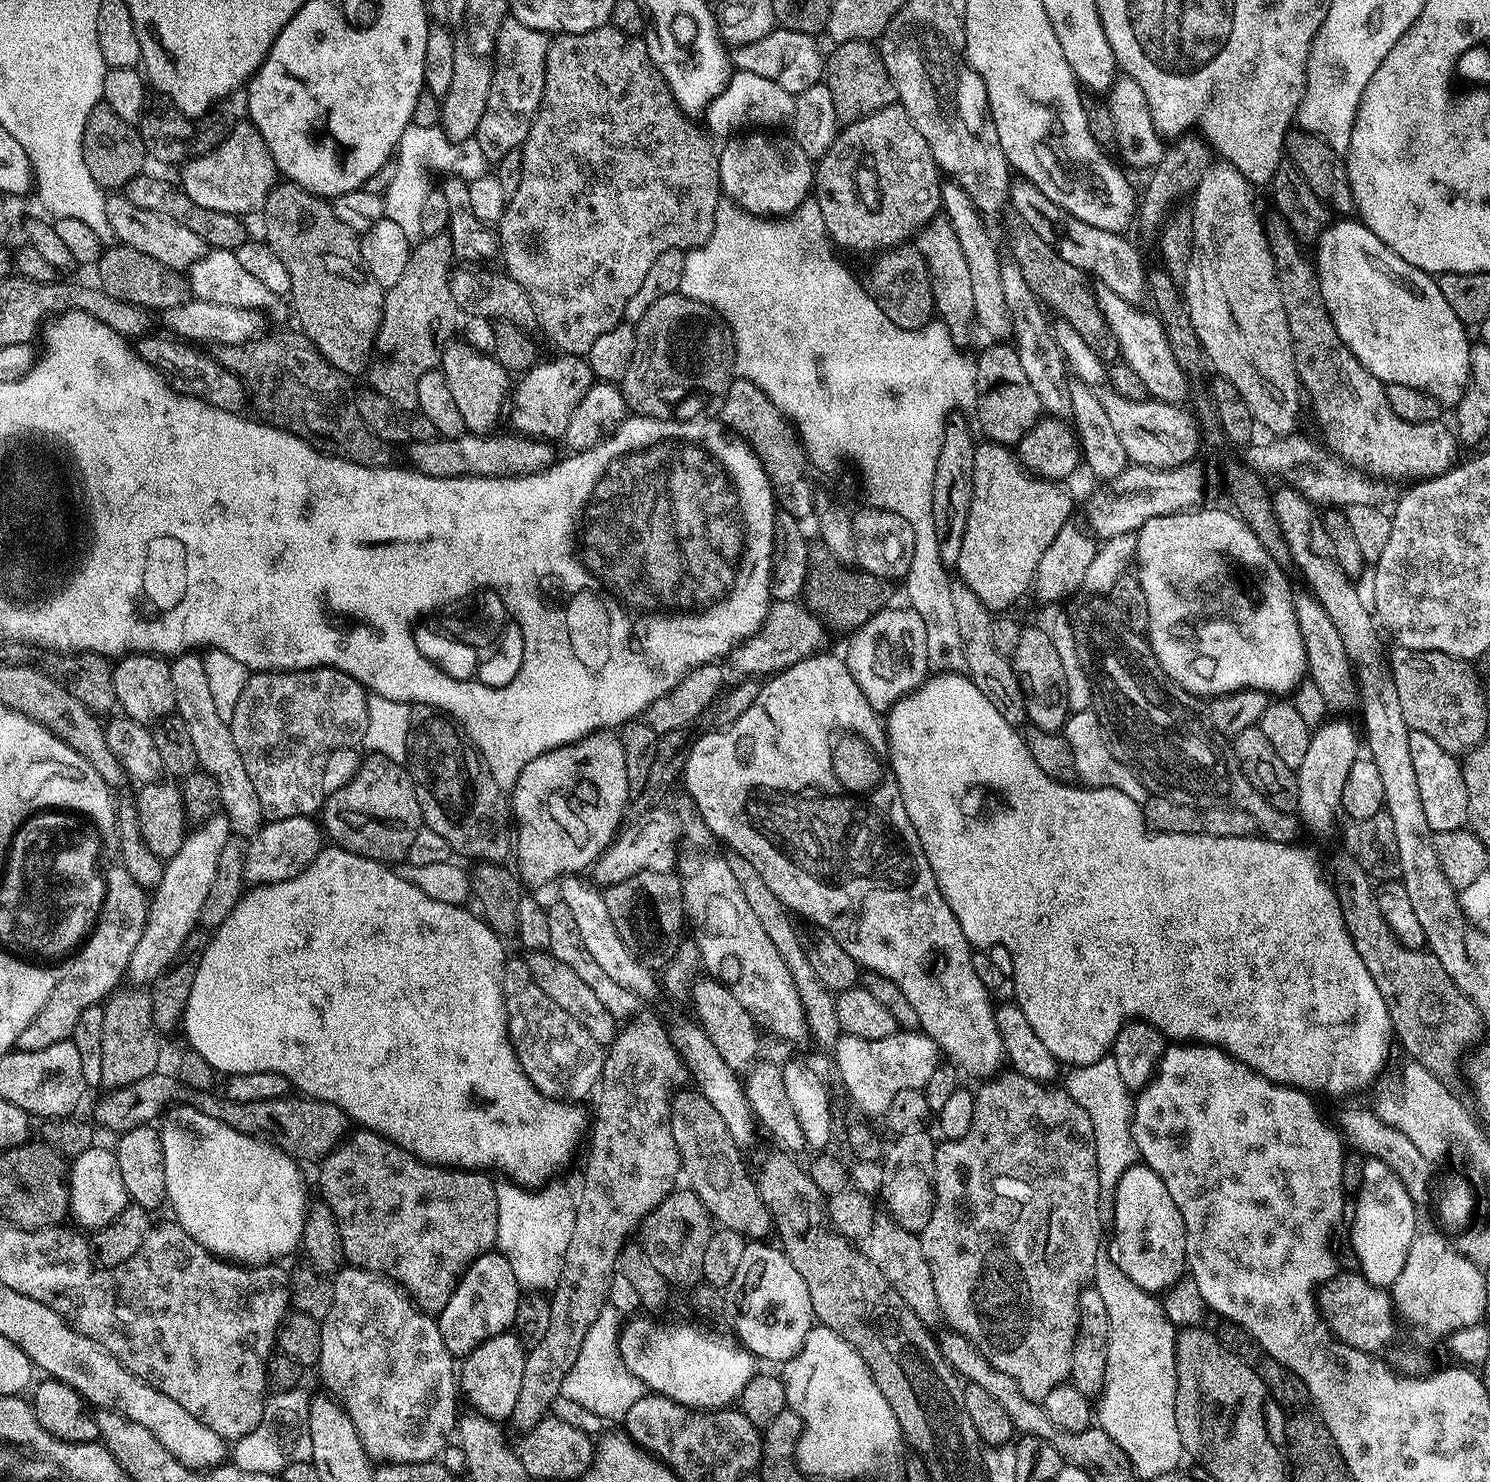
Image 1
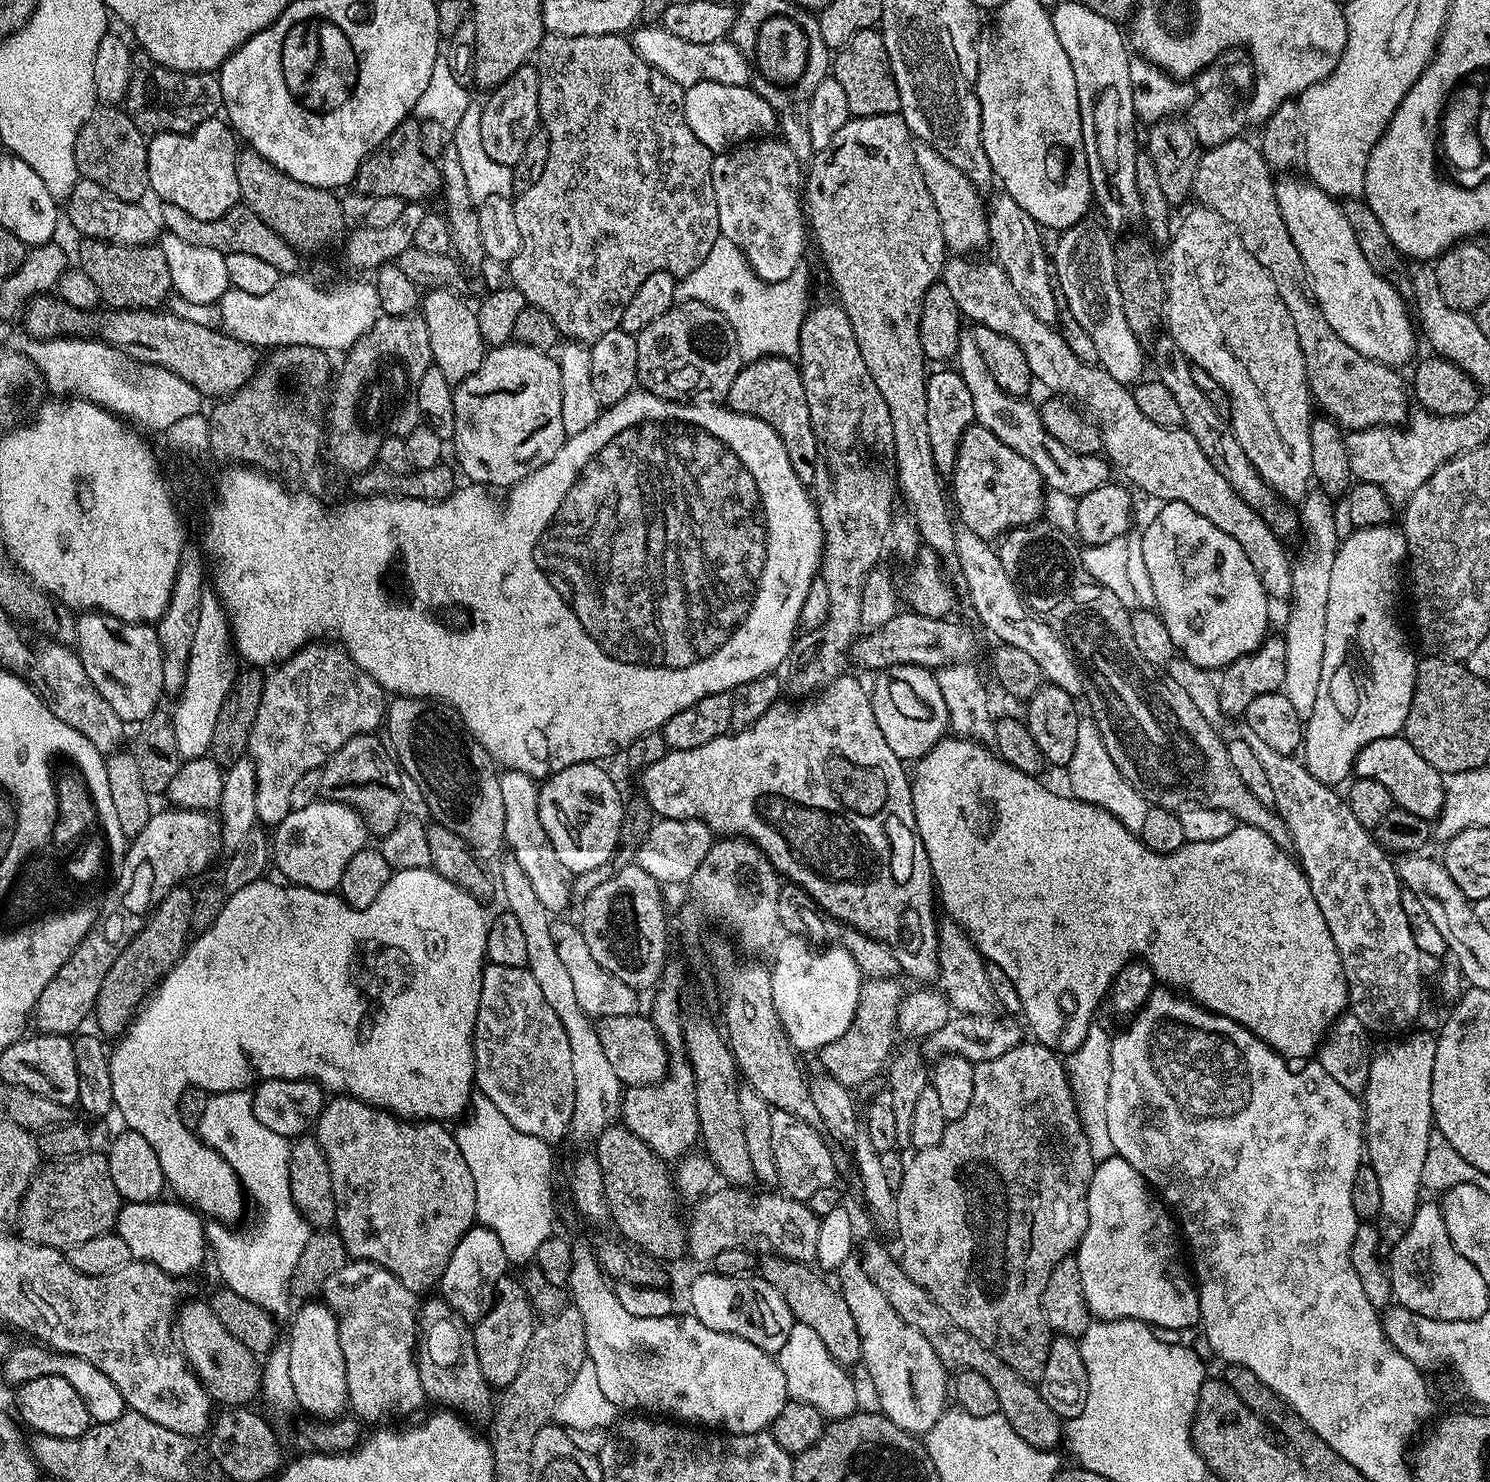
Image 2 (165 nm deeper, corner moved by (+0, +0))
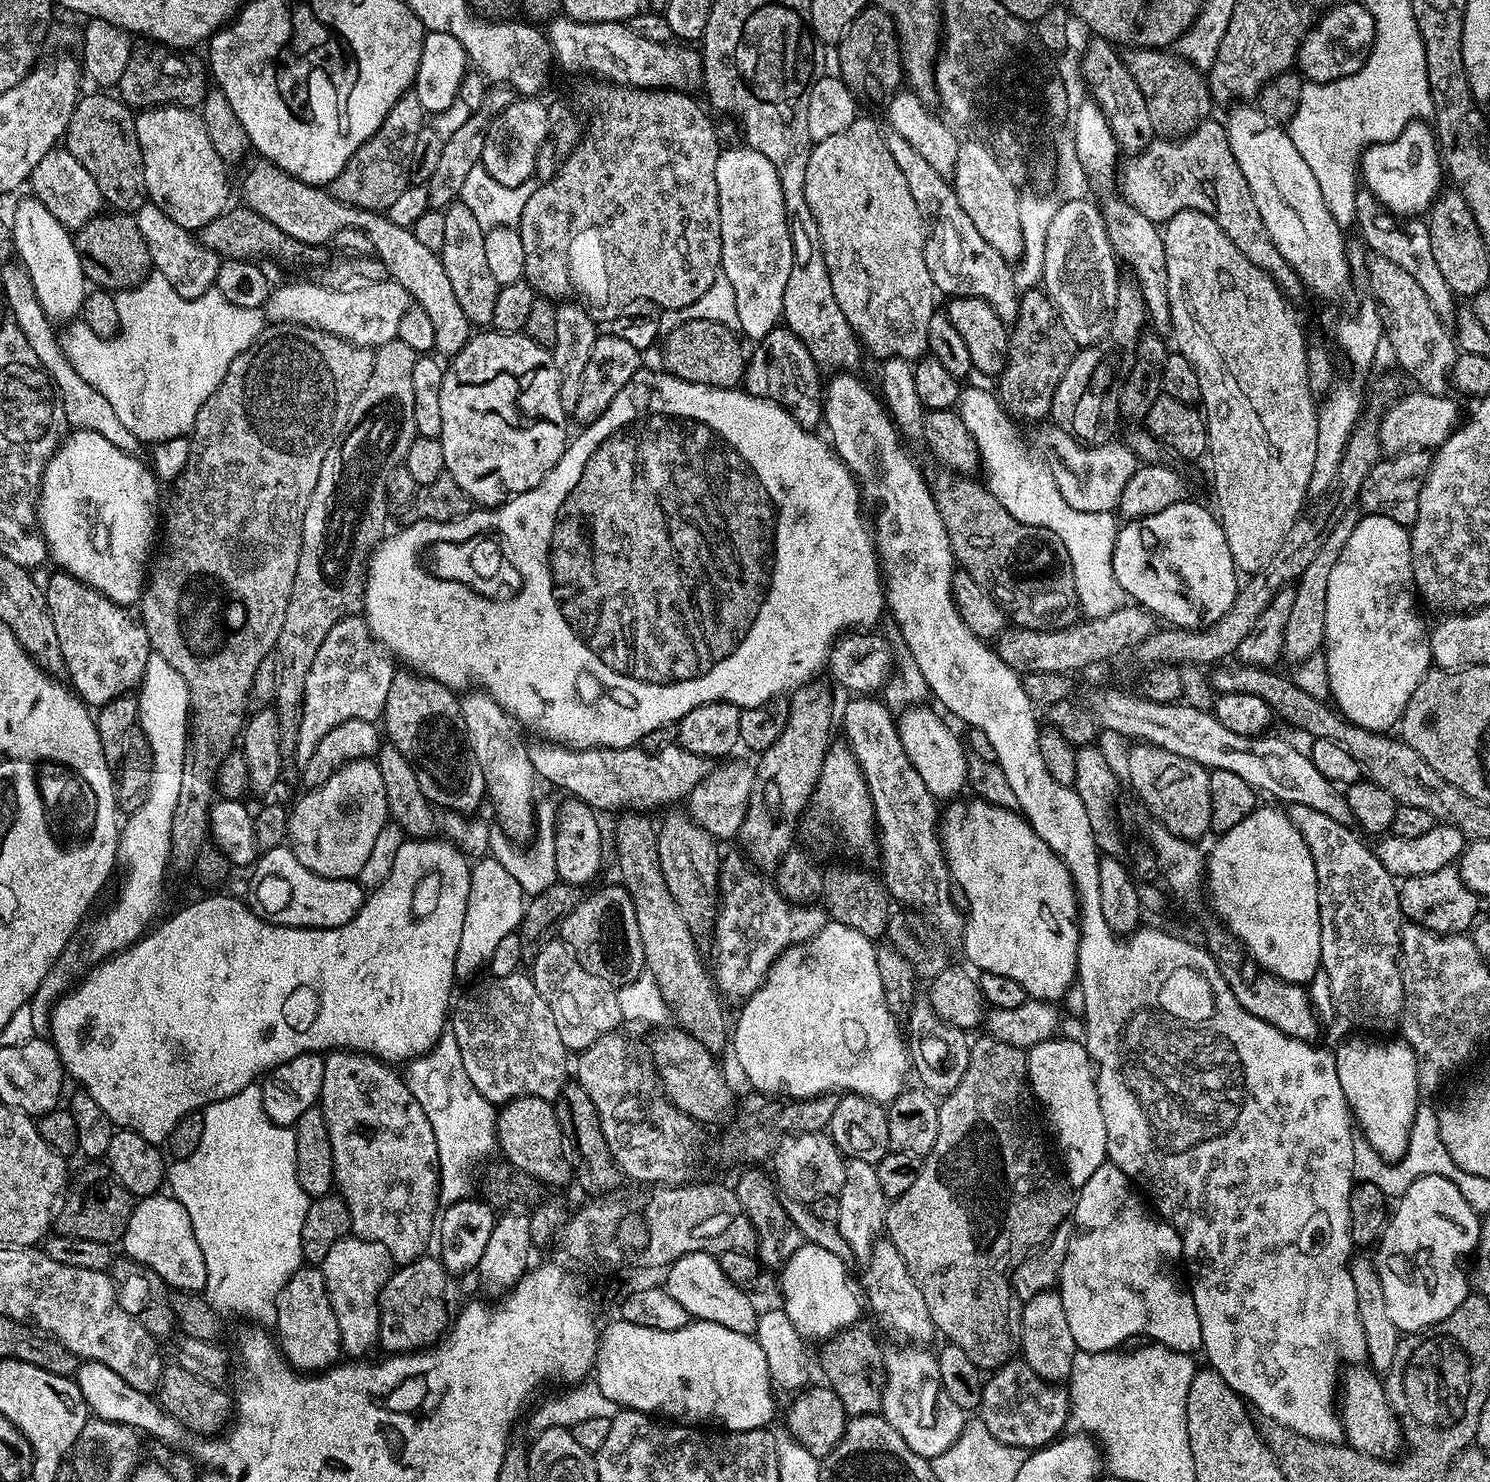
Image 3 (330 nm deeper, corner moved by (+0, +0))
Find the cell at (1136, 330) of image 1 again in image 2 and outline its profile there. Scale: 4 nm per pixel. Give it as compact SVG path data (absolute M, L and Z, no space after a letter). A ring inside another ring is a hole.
M1085 218L1059 233L1056 256L1054 252L1054 280L1066 305L1067 315L1073 316L1078 326L1082 326L1082 330L1086 330L1094 341L1099 367L1104 368L1110 378L1132 386L1141 379L1146 352L1123 317L1122 299L1115 281L1114 240L1108 237L1107 227L1091 224L1090 221Z

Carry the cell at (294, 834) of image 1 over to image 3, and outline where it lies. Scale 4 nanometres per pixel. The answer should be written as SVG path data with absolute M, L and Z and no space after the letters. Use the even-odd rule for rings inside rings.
M368 758L350 760L322 786L303 794L296 805L291 805L288 818L287 843L298 862L327 880L359 877L366 858L370 858L378 830L390 820L379 766Z

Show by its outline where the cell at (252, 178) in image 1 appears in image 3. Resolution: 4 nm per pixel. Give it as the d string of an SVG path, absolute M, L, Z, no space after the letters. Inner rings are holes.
M163 104L161 108L145 108L135 113L136 137L144 159L144 190L147 199L159 206L178 226L198 230L206 222L214 222L229 207L228 172L224 160L206 134L206 126L199 111Z

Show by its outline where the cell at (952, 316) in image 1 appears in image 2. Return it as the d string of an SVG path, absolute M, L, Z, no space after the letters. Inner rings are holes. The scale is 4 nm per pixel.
M971 334L961 335L958 342L958 350L954 357L955 371L960 373L962 382L966 382L966 387L974 397L974 414L976 423L981 424L998 442L1006 442L1010 450L1018 450L1026 462L1038 470L1038 474L1044 480L1049 489L1061 492L1064 496L1078 498L1082 494L1090 494L1090 490L1098 490L1098 486L1109 483L1110 464L1103 455L1097 454L1087 456L1086 454L1074 454L1058 442L1047 432L1046 426L1042 426L1037 405L1031 404L1031 399L1012 396L990 374L986 362L982 362L982 353L978 351L978 346L974 342Z

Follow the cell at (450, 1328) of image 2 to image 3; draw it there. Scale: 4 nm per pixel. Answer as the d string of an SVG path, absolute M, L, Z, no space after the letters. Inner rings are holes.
M425 1254L419 1260L412 1260L409 1264L401 1264L393 1271L380 1291L380 1339L379 1347L392 1354L402 1352L418 1352L422 1348L430 1348L447 1333L450 1327L448 1304L444 1299L448 1296L449 1273L439 1259Z

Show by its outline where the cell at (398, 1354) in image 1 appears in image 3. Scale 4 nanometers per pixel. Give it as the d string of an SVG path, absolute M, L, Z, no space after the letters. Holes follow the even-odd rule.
M354 1235L343 1236L334 1242L326 1254L322 1271L330 1306L338 1318L340 1347L345 1353L368 1354L377 1347L380 1339L380 1291L394 1271L390 1250L378 1242L363 1240Z

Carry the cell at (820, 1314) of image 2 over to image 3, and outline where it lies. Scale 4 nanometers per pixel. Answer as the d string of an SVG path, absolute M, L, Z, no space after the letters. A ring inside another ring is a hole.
M861 1326L845 1328L844 1331L823 1341L820 1352L820 1368L824 1371L827 1387L842 1398L842 1406L849 1417L875 1416L882 1409L884 1398L885 1349Z

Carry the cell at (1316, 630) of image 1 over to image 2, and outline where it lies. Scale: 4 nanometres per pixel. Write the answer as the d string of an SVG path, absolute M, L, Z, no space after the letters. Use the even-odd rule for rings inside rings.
M956 254L944 261L942 283L950 290L954 302L958 302L961 317L965 321L973 320L973 325L1006 334L1010 342L1018 342L1022 354L1026 354L1033 381L1087 413L1102 434L1103 455L1115 471L1117 468L1125 476L1123 479L1129 485L1137 484L1146 495L1159 502L1182 502L1202 514L1202 518L1214 522L1222 534L1230 534L1230 538L1242 546L1242 554L1250 558L1250 566L1254 566L1254 574L1258 574L1269 597L1273 601L1287 601L1292 594L1293 561L1290 556L1288 560L1287 550L1280 545L1281 537L1233 490L1230 482L1210 466L1210 458L1202 454L1202 446L1194 442L1194 434L1182 426L1167 428L1150 422L1134 403L1129 385L1110 378L1104 368L1077 358L1053 325L1034 318L1030 306L1018 298L1018 290L1010 286L1010 278L1006 278L999 264L979 264L976 260L979 259Z

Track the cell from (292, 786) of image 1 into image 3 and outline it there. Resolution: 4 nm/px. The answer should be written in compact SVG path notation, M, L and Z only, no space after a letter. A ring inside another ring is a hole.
M363 615L345 616L340 620L334 630L326 634L326 642L318 646L314 666L310 666L306 676L299 742L296 744L297 763L307 762L314 747L334 726L350 720L379 721L384 715L386 694L390 694L393 671L393 657L377 644Z

